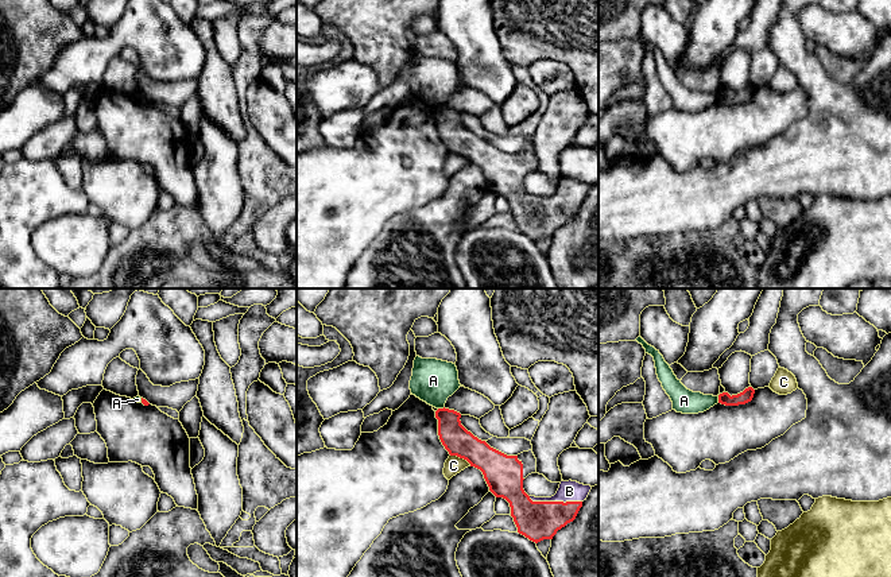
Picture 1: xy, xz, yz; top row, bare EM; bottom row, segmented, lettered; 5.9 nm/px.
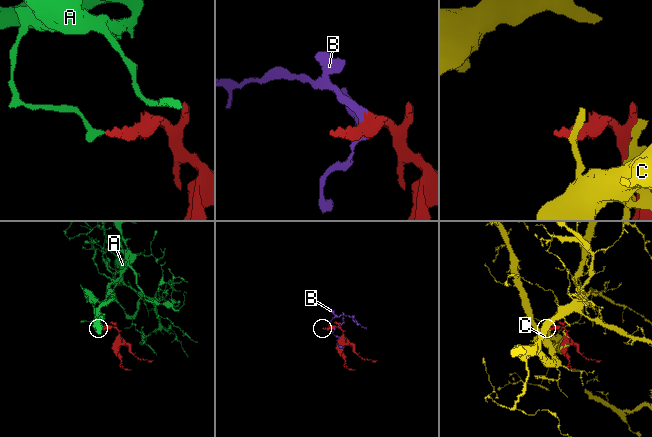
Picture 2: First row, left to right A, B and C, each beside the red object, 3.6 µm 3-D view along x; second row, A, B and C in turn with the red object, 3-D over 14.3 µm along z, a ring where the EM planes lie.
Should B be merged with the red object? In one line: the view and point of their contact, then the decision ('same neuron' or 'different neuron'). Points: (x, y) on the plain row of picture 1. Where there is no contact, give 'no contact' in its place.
contact xz (556, 200); same neuron

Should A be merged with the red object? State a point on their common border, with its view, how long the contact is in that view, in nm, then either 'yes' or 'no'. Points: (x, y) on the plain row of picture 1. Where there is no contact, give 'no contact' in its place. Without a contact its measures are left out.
contact xz (441, 107); length 40 nm; no

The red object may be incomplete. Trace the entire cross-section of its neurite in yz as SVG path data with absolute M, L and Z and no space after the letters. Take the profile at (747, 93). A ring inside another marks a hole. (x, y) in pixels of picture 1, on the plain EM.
M748 85L743 90L732 94L728 90L723 90L718 93L718 101L725 104L745 102L752 98L754 92L755 92L755 88L752 85Z

